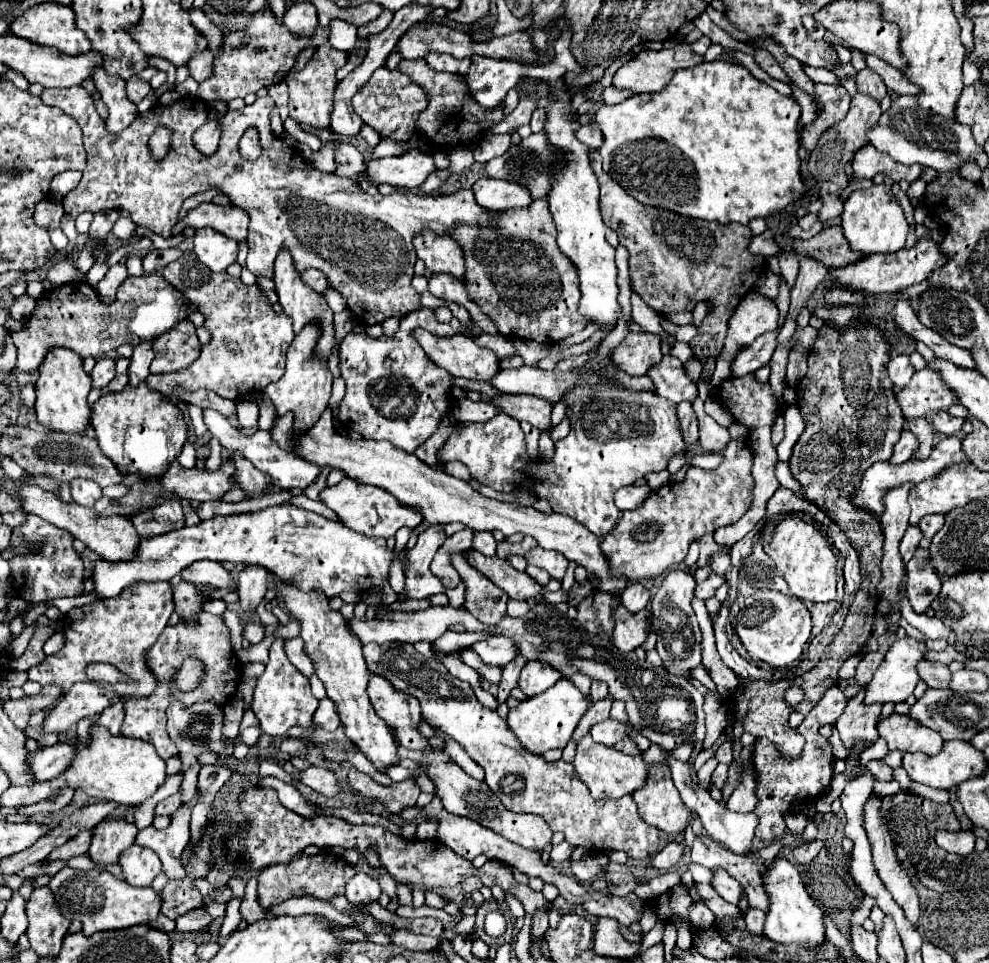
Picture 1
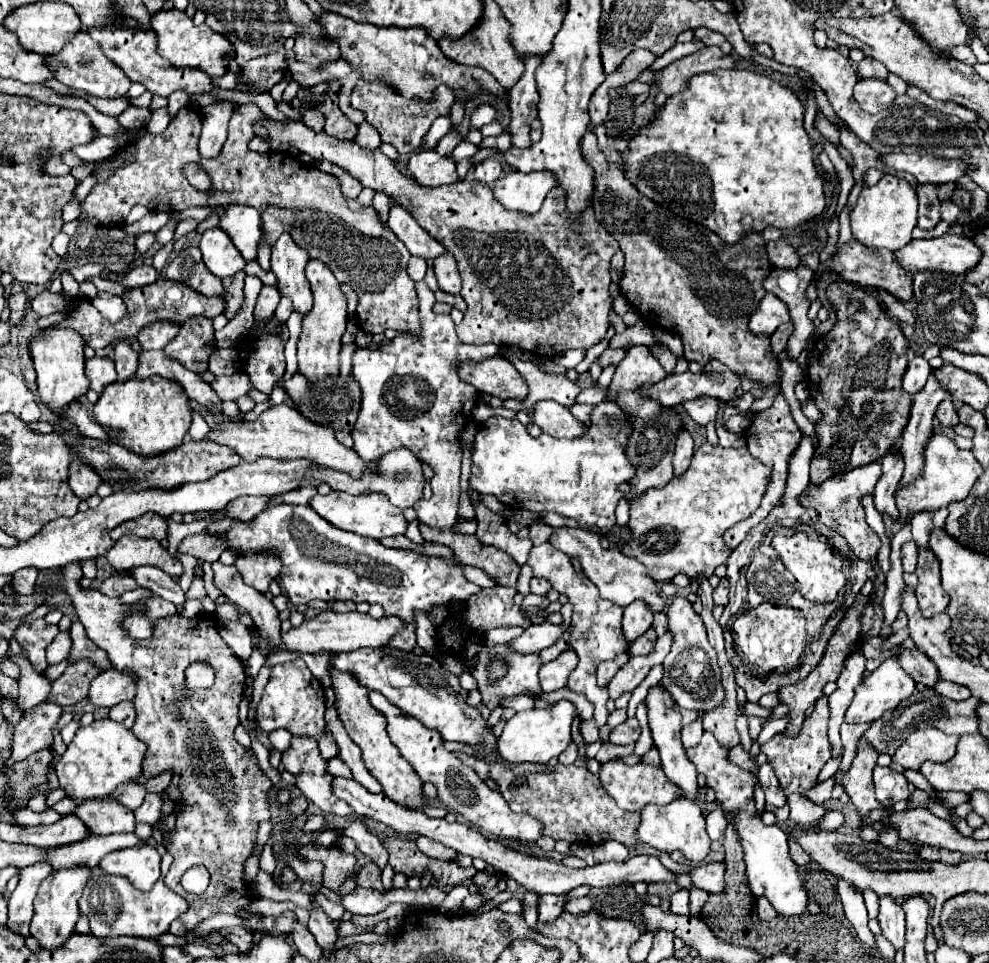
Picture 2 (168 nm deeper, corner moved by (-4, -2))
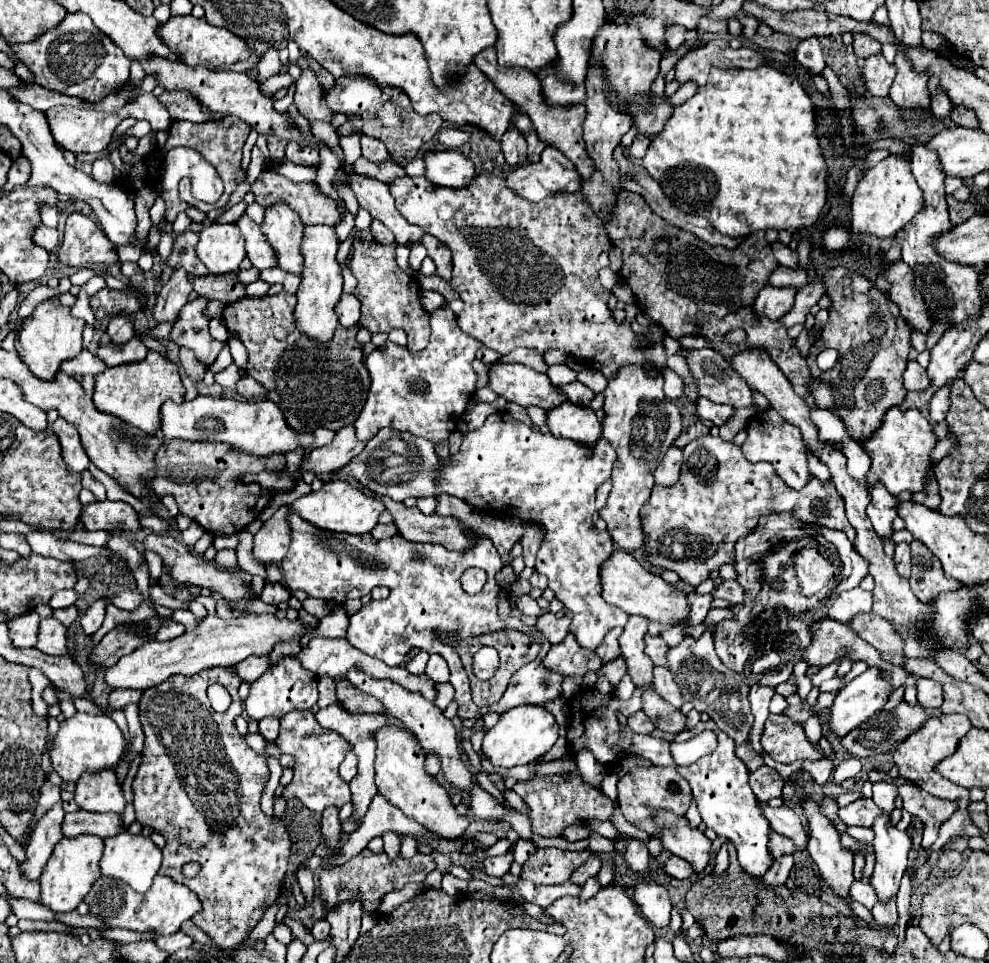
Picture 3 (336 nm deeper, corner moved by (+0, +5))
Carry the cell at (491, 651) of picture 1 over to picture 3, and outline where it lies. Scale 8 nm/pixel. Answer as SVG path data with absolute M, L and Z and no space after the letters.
M545 613L537 621L537 629L543 631L551 643L563 641L565 635L569 633L569 625L571 617L555 617L553 613Z

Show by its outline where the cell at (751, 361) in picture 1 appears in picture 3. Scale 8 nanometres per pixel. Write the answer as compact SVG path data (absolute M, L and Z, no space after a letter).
M813 281L813 283L807 283L805 287L801 287L797 291L797 297L795 297L795 305L793 309L781 319L781 323L785 327L793 327L797 323L805 323L805 317L809 315L809 309L813 305L817 305L817 301L825 295L825 287L823 287L823 281Z

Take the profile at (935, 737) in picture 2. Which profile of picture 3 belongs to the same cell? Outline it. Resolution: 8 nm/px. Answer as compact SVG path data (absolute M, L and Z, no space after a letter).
M945 715L945 717L933 717L931 721L927 721L927 725L923 725L923 729L911 733L905 741L899 743L899 747L893 753L893 761L899 769L899 775L905 779L915 781L917 787L925 789L927 793L941 797L941 799L951 799L957 801L961 809L967 809L967 805L971 803L969 799L969 789L961 789L959 785L953 785L951 781L947 781L945 777L941 777L939 773L935 773L935 765L953 755L959 741L967 735L967 731L971 729L971 721L967 721L967 717L963 715Z

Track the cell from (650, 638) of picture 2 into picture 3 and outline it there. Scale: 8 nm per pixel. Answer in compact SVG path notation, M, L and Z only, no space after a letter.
M647 635L645 637L645 653L647 653L647 657L651 657L651 661L655 663L655 665L661 665L661 667L669 667L667 665L667 643L661 639L661 637L651 637L651 635Z

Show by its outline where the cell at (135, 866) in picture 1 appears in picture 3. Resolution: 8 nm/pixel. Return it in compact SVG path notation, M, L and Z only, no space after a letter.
M123 831L117 837L105 839L105 851L101 857L101 873L107 877L125 881L137 893L145 893L151 887L153 877L159 871L159 865L161 865L161 849L157 849L149 837L131 835L129 831Z

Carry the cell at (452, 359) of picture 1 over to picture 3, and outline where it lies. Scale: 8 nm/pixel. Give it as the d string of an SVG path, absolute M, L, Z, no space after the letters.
M495 363L489 375L489 387L511 403L521 407L555 409L567 401L567 395L555 387L545 373L537 373L525 365Z

